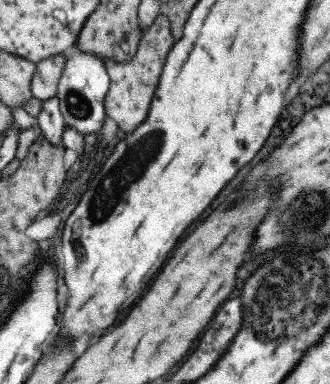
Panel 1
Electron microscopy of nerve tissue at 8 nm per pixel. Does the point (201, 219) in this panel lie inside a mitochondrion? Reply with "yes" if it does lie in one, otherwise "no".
no

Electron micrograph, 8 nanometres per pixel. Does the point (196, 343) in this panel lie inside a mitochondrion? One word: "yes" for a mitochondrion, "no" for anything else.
no

